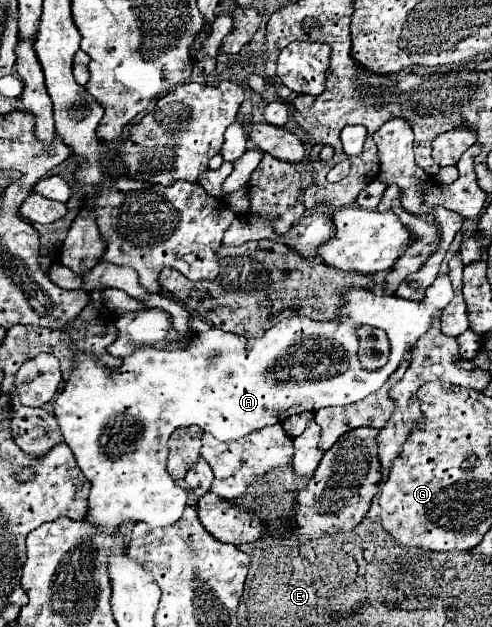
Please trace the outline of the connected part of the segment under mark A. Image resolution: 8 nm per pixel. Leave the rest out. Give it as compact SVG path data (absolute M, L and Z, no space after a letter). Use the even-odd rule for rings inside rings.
M448 275L436 277L428 287L424 301L408 301L396 295L374 295L371 290L351 287L345 291L346 302L342 315L332 321L314 321L308 317L290 317L276 323L264 337L246 339L220 329L196 333L188 349L166 351L152 345L138 347L132 355L122 359L116 371L108 369L92 353L76 353L76 363L64 391L54 401L54 415L64 435L64 441L72 449L78 467L90 481L90 523L114 535L122 525L143 521L152 527L169 526L184 513L186 489L178 487L166 471L168 439L178 427L199 426L202 431L214 435L218 441L236 441L252 431L282 423L290 415L304 411L318 411L332 405L350 405L370 393L378 391L386 379L398 369L404 353L412 347L432 325L432 317L454 297ZM368 325L378 327L388 335L390 359L376 371L366 371L358 361L358 337L356 329Z

